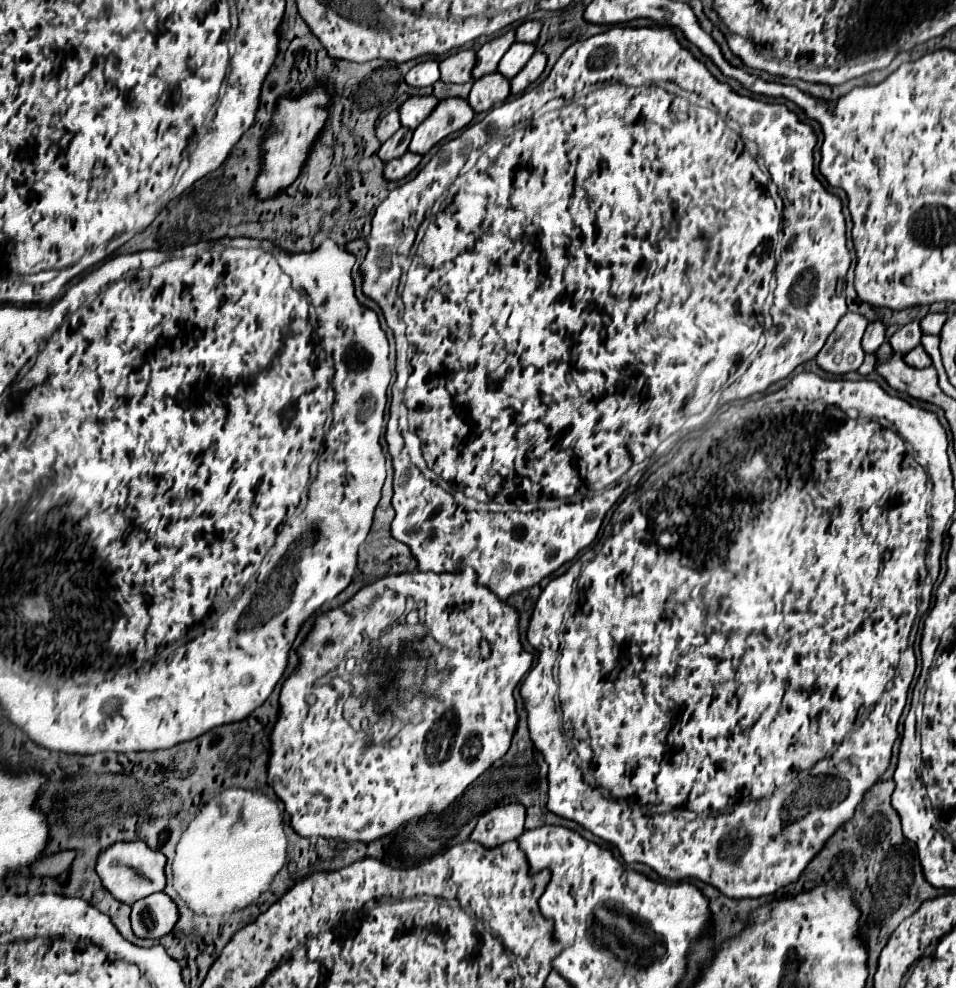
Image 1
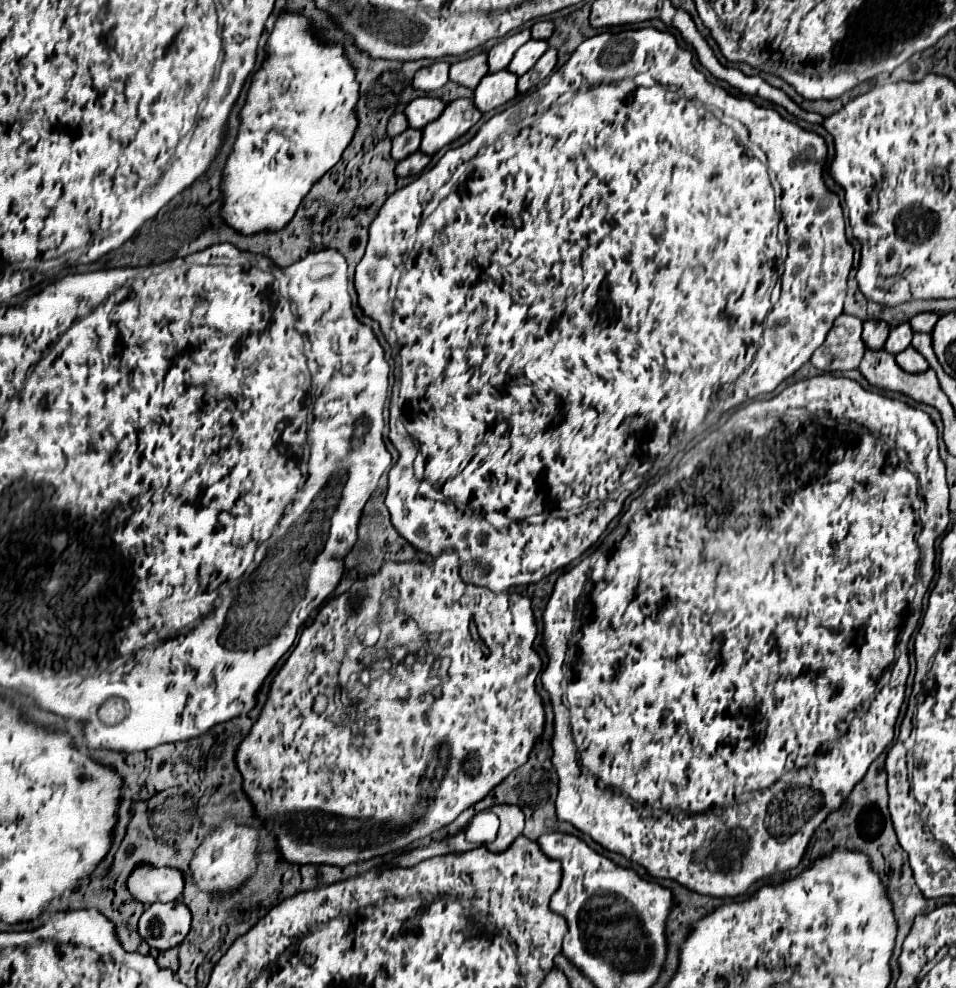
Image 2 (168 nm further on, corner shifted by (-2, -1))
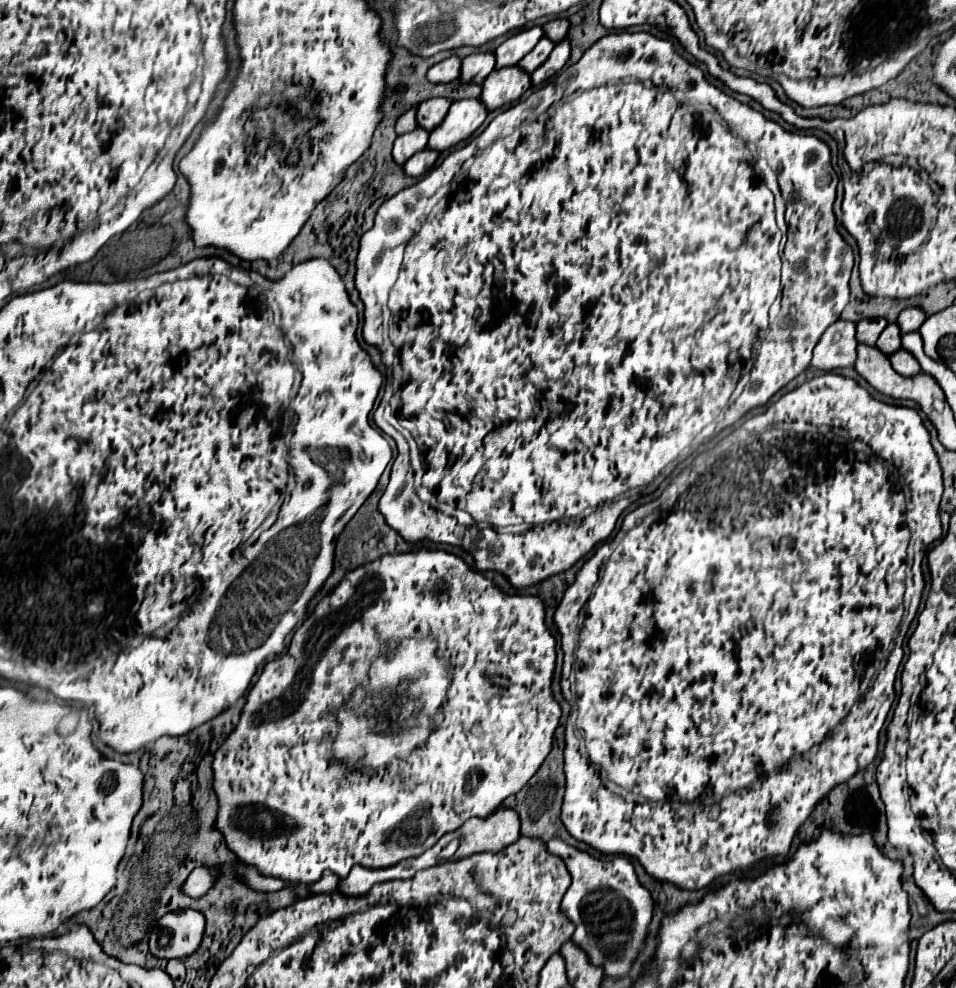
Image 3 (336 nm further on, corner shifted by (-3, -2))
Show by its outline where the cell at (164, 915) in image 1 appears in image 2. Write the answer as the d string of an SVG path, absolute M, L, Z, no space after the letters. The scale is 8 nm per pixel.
M182 902L152 904L140 918L140 936L156 950L178 946L190 932L190 910Z

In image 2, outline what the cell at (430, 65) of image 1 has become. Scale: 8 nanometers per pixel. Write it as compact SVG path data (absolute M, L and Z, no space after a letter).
M436 62L428 68L418 70L414 76L414 82L412 82L414 88L418 88L418 90L442 88L448 82L448 68L450 68L448 62Z

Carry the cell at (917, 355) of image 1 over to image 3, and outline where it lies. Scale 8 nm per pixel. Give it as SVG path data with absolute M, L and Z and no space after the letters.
M905 349L895 351L895 353L893 353L889 359L891 359L893 369L895 369L899 375L913 377L913 375L919 375L919 373L921 373L921 367L919 367L917 359L915 359L915 357L913 357L909 351L905 351Z

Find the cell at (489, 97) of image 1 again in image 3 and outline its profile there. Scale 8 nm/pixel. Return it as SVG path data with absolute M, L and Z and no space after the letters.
M519 67L495 69L483 81L481 99L487 105L487 109L499 109L503 105L517 101L529 87L531 87L529 73L521 71Z

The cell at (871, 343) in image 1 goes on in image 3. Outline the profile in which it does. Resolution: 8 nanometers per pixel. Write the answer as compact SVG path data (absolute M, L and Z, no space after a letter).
M863 319L857 323L857 341L863 345L875 345L885 327L885 319Z

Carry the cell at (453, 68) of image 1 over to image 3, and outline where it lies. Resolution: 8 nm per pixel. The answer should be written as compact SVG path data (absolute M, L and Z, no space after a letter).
M489 51L473 53L461 61L461 79L465 83L481 85L485 77L495 69L495 55Z

